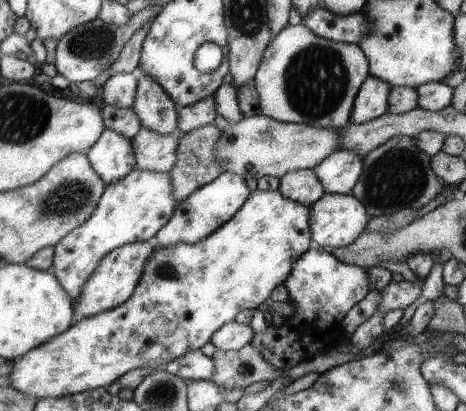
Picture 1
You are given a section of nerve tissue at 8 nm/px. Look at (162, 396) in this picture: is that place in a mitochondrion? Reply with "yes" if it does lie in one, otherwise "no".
yes

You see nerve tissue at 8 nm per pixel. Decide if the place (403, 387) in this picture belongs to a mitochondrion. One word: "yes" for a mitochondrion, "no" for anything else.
yes

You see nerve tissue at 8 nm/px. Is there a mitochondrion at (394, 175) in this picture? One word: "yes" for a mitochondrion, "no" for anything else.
yes

